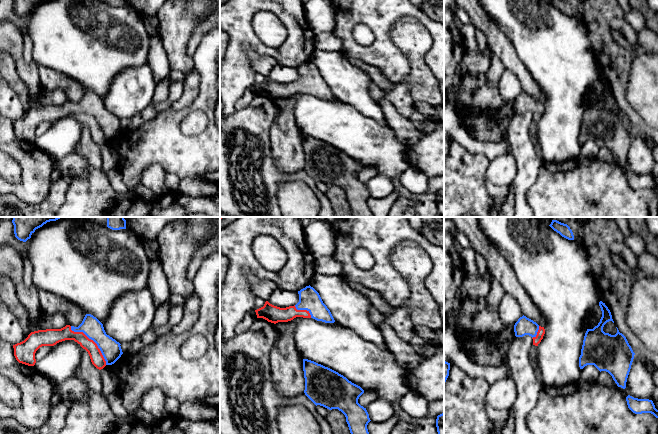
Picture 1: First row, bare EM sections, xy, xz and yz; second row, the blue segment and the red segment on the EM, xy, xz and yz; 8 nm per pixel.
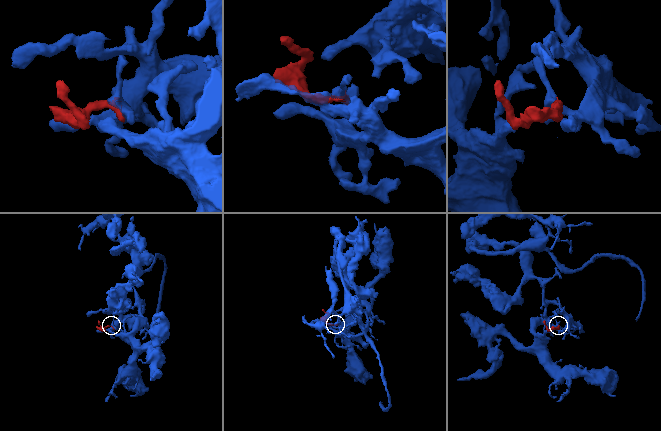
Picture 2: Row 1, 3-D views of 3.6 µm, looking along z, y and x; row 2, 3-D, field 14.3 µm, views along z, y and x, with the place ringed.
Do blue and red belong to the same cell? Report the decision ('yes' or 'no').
yes

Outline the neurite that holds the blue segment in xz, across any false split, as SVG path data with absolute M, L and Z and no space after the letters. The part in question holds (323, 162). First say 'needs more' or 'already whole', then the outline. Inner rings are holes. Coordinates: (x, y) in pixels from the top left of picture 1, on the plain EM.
already whole | M303 135L303 147L305 171L316 182L341 187L353 217L373 217L367 205L369 190L358 179L364 166L338 148L308 135Z

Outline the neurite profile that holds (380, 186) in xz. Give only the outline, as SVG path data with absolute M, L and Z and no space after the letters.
M379 173L368 180L366 186L373 198L385 198L395 191L392 181L384 174Z

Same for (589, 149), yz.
M587 141L581 145L580 155L587 158L596 158L600 147L594 141Z

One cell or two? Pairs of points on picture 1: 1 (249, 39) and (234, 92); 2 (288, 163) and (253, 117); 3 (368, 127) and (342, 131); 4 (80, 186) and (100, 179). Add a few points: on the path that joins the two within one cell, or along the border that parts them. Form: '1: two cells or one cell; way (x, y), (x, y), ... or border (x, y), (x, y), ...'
1: one cell; way (235, 51), (234, 78)
2: two cells; border (276, 116), (270, 129), (270, 150), (273, 162)
3: one cell; way (362, 131), (348, 131)
4: one cell; way (85, 186), (93, 186), (95, 184)

